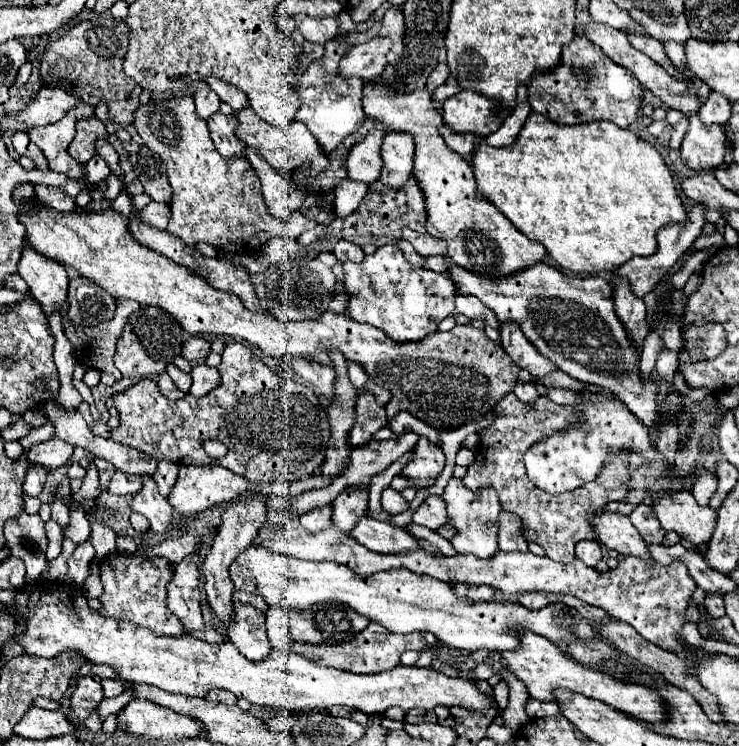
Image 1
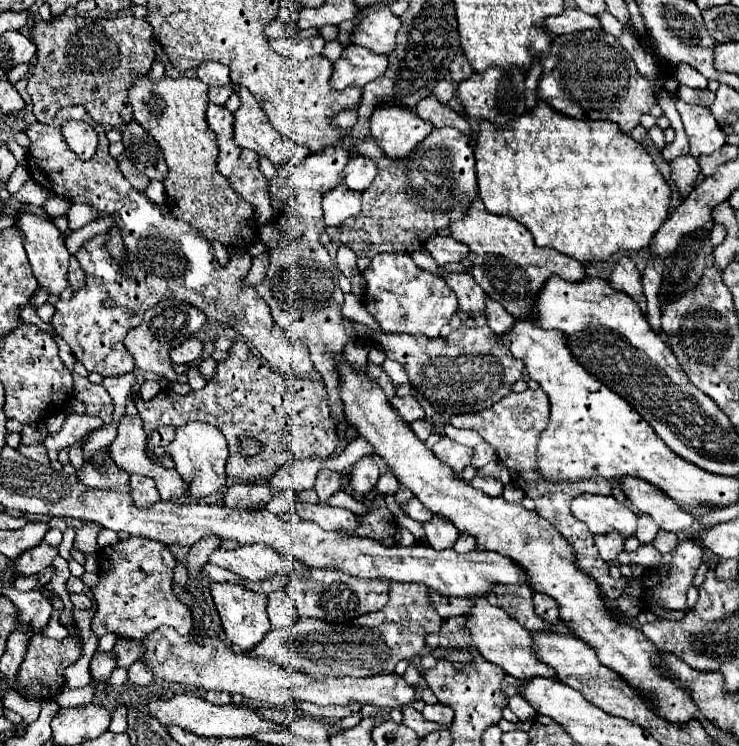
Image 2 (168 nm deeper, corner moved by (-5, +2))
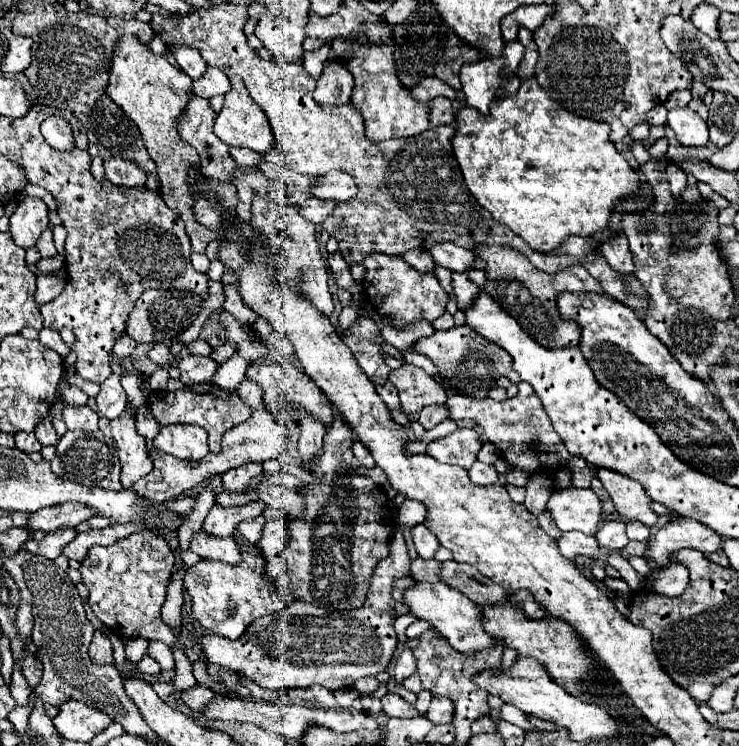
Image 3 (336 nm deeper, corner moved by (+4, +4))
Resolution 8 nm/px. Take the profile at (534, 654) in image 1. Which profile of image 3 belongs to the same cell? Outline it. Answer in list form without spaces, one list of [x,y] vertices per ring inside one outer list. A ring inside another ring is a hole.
[[[436,581],[436,583],[414,583],[404,591],[404,603],[408,607],[408,613],[412,613],[416,619],[424,619],[428,621],[434,629],[438,629],[456,651],[462,653],[474,653],[480,649],[486,649],[492,645],[492,637],[484,631],[482,621],[480,621],[480,613],[482,609],[472,603],[464,593],[460,593],[458,589]]]

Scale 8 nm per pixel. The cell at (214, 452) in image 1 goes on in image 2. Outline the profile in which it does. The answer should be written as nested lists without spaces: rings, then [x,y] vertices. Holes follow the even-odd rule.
[[[187,423],[183,427],[177,427],[175,439],[167,445],[167,451],[171,453],[175,461],[177,473],[187,481],[187,495],[193,499],[203,499],[225,487],[227,473],[225,473],[225,463],[229,457],[229,447],[227,439],[215,425],[207,423]]]

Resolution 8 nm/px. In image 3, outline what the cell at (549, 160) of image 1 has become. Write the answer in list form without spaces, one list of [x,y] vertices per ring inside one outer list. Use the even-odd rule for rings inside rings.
[[[534,77],[524,79],[512,97],[504,97],[490,105],[490,115],[480,115],[464,105],[456,113],[456,133],[452,149],[462,169],[464,181],[476,201],[492,213],[498,223],[510,227],[536,251],[552,251],[566,237],[590,237],[608,229],[612,207],[624,193],[634,193],[640,185],[638,173],[626,163],[608,139],[610,125],[572,115],[558,107],[536,83]]]

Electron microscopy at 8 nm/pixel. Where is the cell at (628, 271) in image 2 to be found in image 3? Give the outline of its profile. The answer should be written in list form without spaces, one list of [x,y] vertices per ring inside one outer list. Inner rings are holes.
[[[618,233],[614,239],[604,241],[602,243],[602,253],[604,253],[604,257],[608,259],[608,263],[616,271],[620,271],[624,275],[630,275],[634,271],[632,253],[628,249],[628,239],[624,237],[624,233]]]

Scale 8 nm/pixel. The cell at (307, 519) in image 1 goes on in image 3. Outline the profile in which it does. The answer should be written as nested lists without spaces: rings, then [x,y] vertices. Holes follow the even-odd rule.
[[[302,411],[296,415],[300,423],[300,441],[298,441],[298,453],[302,463],[308,463],[310,459],[318,459],[318,453],[322,451],[322,437],[326,429],[318,419],[310,419],[310,415],[302,415]]]

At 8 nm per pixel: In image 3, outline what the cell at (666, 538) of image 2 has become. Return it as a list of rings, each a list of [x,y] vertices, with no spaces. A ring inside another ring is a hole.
[[[630,541],[622,551],[620,551],[620,555],[624,557],[624,559],[630,559],[632,555],[634,557],[644,557],[646,555],[646,549],[648,549],[648,543],[646,541]]]

